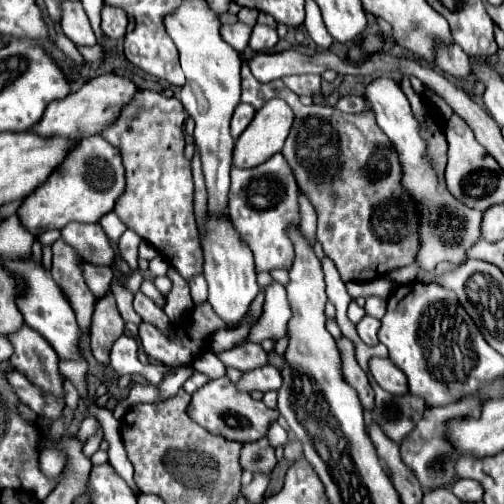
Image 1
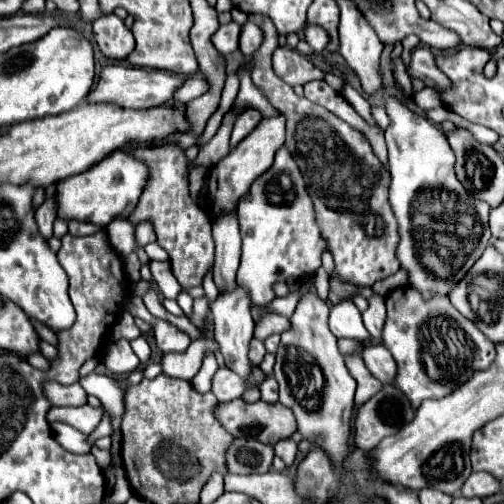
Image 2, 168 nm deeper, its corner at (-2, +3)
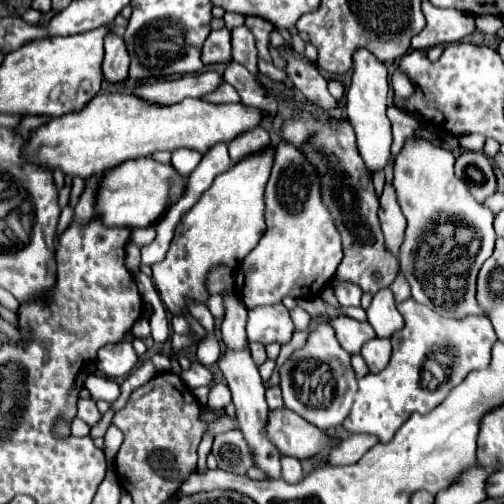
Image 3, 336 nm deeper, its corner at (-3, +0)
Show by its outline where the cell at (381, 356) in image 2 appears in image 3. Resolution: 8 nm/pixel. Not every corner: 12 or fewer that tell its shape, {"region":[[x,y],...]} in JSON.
{"region":[[372,338],[362,346],[370,372],[388,366],[390,340]]}

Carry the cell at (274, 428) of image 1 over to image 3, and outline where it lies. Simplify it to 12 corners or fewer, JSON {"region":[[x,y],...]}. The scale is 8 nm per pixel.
{"region":[[282,456],[282,478],[294,484],[302,478],[298,458]]}

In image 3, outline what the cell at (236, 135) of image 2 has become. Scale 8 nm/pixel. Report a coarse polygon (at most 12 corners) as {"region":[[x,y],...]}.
{"region":[[260,126],[236,136],[228,144],[232,162],[264,150],[270,142]]}

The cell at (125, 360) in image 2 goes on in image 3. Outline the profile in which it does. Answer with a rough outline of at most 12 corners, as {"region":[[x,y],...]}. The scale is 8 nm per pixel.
{"region":[[128,342],[98,352],[98,370],[120,378],[136,368],[138,356]]}

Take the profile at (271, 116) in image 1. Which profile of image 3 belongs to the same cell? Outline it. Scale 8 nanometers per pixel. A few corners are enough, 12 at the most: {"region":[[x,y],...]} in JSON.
{"region":[[274,148],[216,176],[152,266],[162,302],[206,302],[262,238]]}

